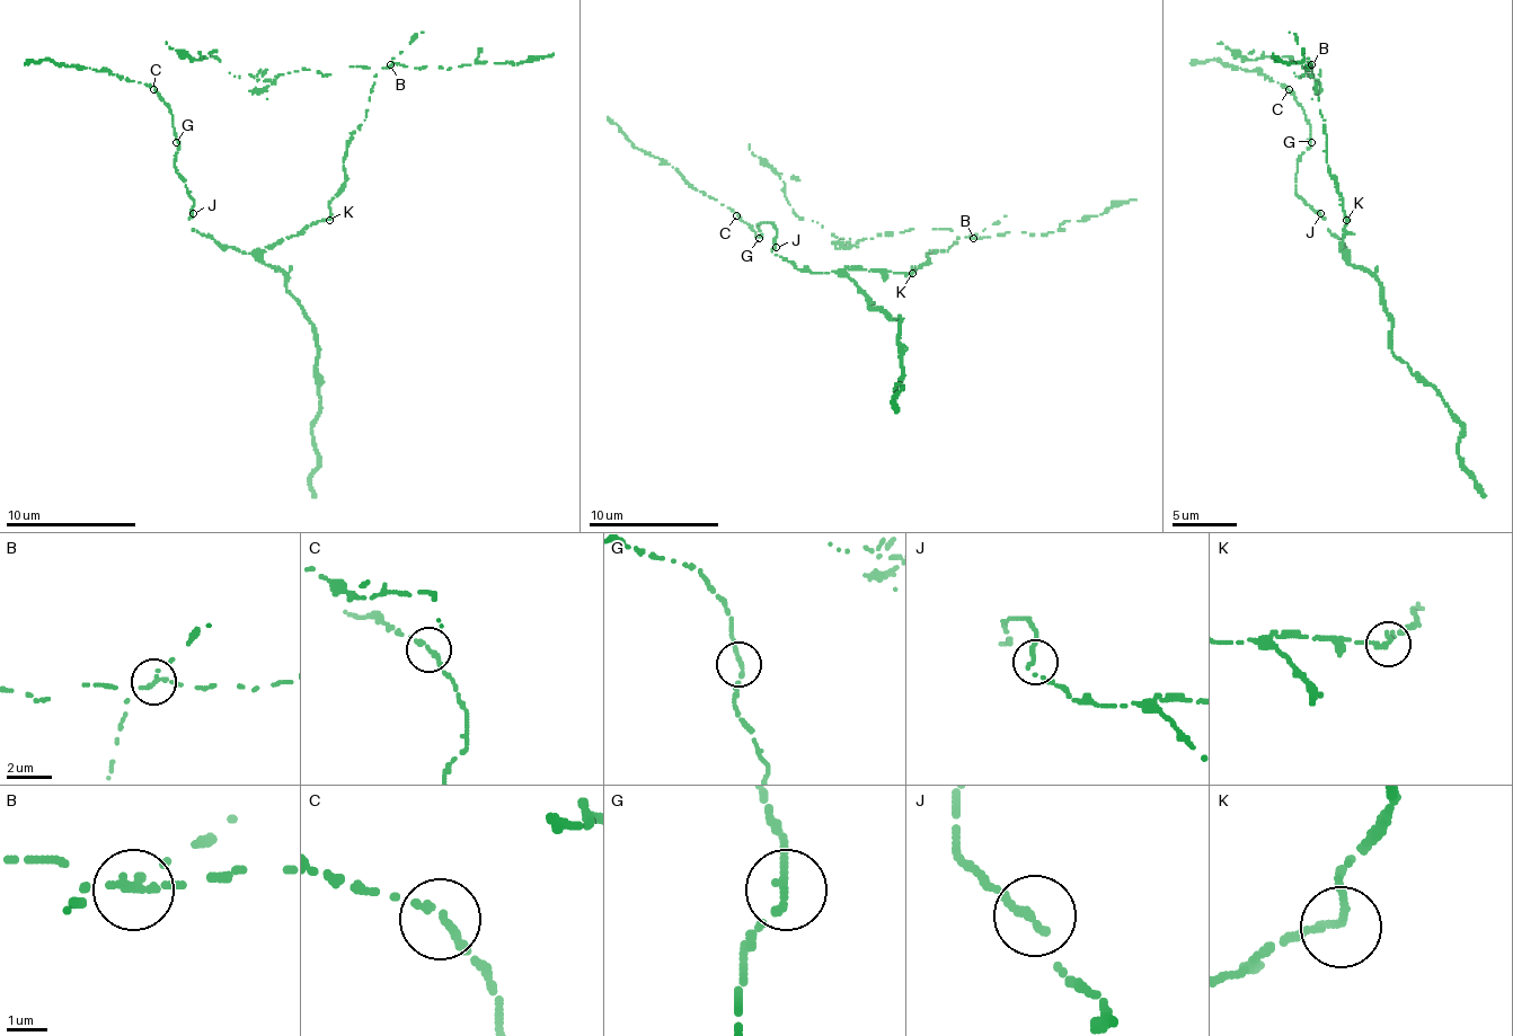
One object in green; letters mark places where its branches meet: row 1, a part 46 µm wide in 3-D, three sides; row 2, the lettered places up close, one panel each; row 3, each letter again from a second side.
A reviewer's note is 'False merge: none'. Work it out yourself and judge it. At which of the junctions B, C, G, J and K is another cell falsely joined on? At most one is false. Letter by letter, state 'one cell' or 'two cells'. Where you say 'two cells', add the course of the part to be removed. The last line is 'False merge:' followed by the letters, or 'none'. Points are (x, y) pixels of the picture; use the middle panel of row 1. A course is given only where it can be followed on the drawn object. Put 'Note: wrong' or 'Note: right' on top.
Note: wrong
B: two cells; foreign part runs (974, 238), (948, 228), (909, 228), (876, 235), (843, 247), (817, 221), (798, 215), (772, 169), (750, 143)
C: one cell
G: one cell
J: one cell
K: one cell
False merge: B

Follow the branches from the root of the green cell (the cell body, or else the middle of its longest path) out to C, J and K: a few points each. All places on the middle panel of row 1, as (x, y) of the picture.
C: (896, 273), (798, 271), (772, 250), (776, 228), (769, 221), (757, 224), (762, 238), (757, 238), (736, 215)
J: (896, 273), (890, 271), (831, 271), (828, 273), (798, 271), (772, 250), (776, 247)
K: (896, 273), (912, 273)

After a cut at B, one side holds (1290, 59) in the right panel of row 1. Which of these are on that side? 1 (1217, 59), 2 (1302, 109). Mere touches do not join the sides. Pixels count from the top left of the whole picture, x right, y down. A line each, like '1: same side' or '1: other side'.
1: other side
2: other side

